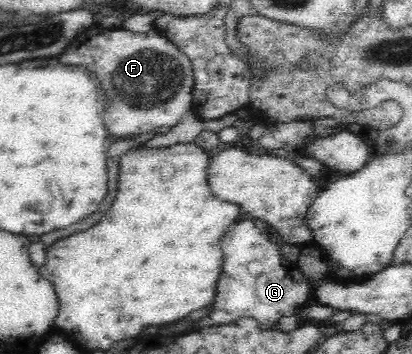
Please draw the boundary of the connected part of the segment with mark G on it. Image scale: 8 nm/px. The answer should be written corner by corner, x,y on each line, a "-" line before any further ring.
250,219
241,220
231,226
220,242
223,251
223,270
217,282
217,297
213,314
199,319
191,328
225,325
239,319
251,317
258,320
264,329
274,329
279,318
296,314
303,309
311,294
311,278
298,271
297,264
287,260
279,251
279,246
271,242

